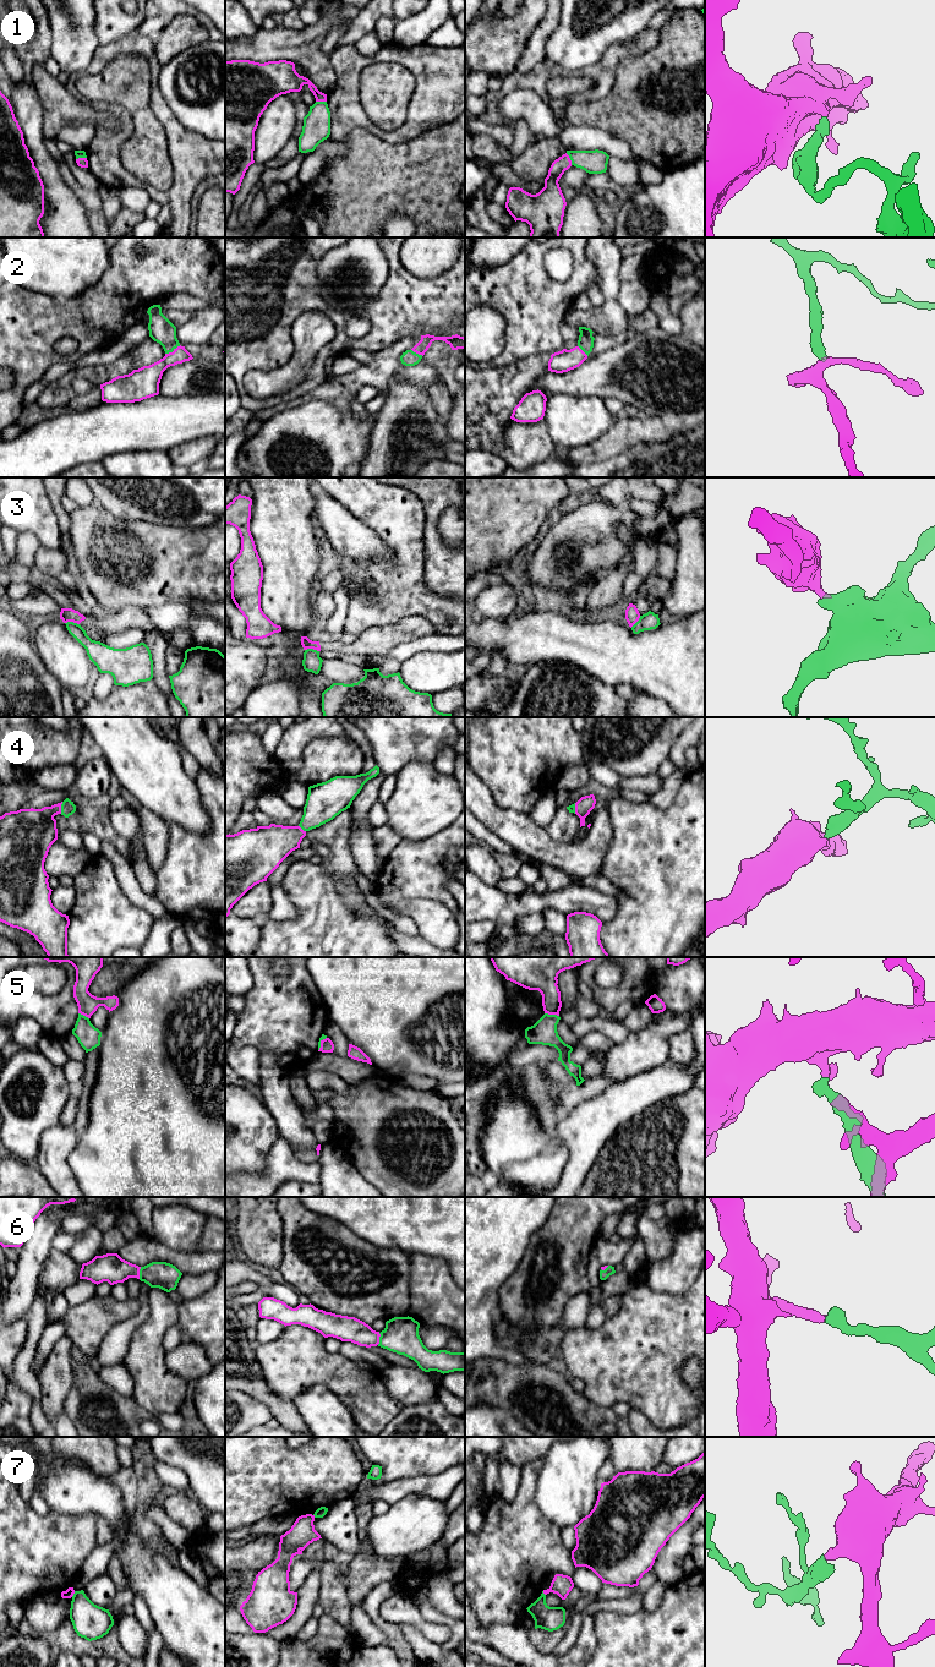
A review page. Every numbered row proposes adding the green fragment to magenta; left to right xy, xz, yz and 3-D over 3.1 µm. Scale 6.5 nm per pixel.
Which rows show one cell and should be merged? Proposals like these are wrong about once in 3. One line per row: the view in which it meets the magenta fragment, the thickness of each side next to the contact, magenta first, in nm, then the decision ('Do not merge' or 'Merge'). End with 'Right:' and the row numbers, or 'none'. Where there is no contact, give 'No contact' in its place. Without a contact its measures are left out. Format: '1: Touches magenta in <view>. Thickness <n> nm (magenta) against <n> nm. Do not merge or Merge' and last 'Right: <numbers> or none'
1: Touches magenta in yz. Thickness 120 nm (magenta) against 160 nm. Merge
2: Touches magenta in xy. Thickness 160 nm (magenta) against 160 nm. Merge
3: Touches magenta in xy. Thickness 100 nm (magenta) against 130 nm. Do not merge
4: Touches magenta in xy. Thickness 320 nm (magenta) against 100 nm. Merge
5: Touches magenta in yz. Thickness 190 nm (magenta) against 160 nm. Merge
6: Touches magenta in xy. Thickness 190 nm (magenta) against 180 nm. Merge
7: Touches magenta in xy. Thickness 60 nm (magenta) against 220 nm. Do not merge
Right: 1, 2, 4, 5, 6

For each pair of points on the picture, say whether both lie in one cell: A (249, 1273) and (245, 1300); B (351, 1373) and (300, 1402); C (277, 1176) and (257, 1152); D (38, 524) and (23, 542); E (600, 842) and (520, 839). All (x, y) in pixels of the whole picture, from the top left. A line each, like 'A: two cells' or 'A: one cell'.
A: two cells
B: two cells
C: two cells
D: two cells
E: one cell

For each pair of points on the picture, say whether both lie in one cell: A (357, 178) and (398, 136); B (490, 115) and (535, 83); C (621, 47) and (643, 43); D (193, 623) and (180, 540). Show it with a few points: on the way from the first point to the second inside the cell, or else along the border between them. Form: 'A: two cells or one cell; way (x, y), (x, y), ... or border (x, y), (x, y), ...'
A: two cells; border (366, 130), (389, 142), (404, 142), (420, 135)
B: one cell; way (492, 102), (512, 82), (521, 82)
C: one cell; way (625, 47), (638, 45)
D: two cells; border (185, 602), (167, 602), (157, 607)

